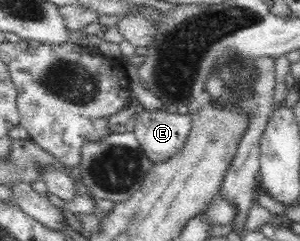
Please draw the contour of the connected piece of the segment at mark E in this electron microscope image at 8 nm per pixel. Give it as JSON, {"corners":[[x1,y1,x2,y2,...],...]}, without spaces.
{"corners":[[146,109,136,116,131,124,131,129,135,132,141,148,143,148,147,157,154,162,165,161,175,155,177,151,183,149,189,133,191,133,191,127,193,127,193,118,191,118,189,111,185,114,167,113,163,109]]}

